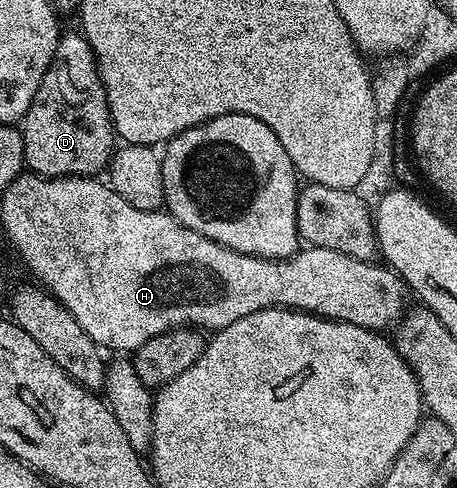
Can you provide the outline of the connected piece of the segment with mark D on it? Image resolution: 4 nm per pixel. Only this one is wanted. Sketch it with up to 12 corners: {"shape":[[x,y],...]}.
{"shape":[[60,35],[23,115],[34,175],[95,178],[115,125],[95,55]]}

